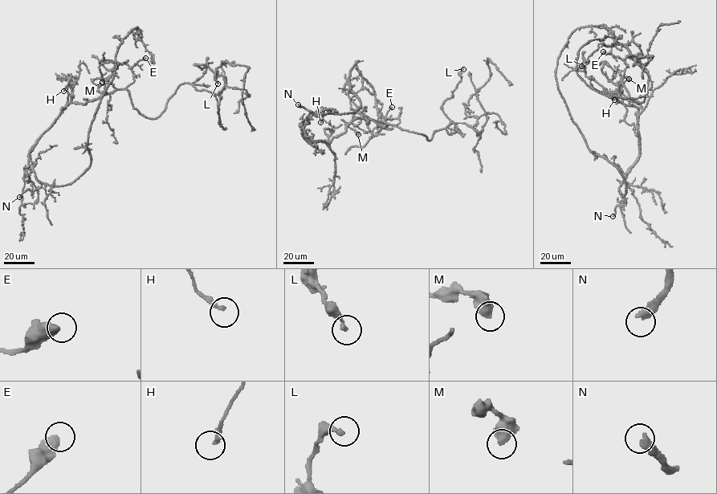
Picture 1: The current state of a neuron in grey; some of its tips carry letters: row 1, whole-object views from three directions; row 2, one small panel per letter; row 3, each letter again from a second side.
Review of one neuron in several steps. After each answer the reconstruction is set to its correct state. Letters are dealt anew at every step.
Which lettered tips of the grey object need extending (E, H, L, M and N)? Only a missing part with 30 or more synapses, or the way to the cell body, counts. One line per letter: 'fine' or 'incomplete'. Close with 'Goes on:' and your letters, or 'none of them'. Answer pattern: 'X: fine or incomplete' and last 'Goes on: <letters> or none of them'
E: fine
H: incomplete
L: fine
M: fine
N: incomplete
Goes on: H, N

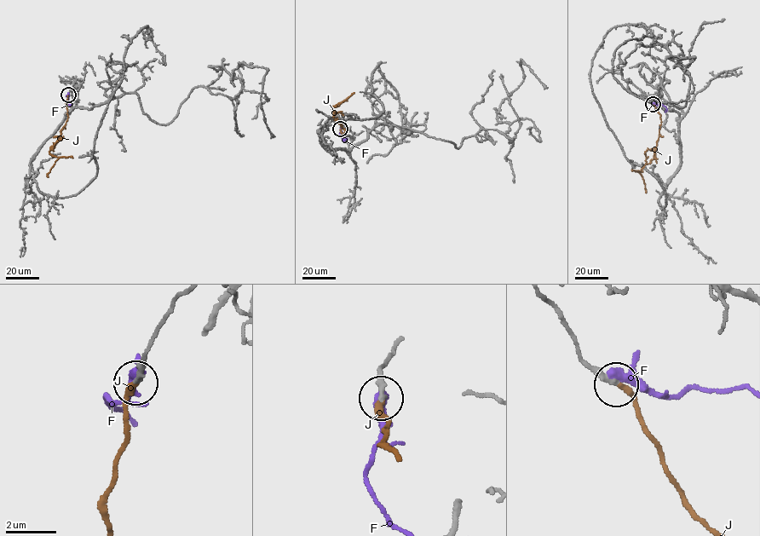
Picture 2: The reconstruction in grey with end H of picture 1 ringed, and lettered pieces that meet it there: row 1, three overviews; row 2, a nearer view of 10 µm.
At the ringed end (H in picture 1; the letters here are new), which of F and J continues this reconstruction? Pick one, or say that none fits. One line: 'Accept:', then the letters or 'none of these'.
Accept: J

